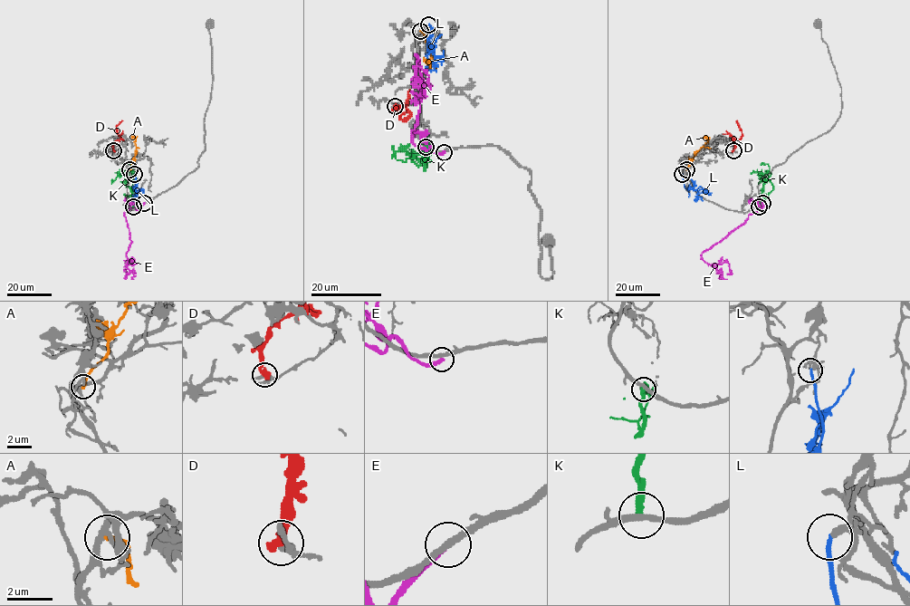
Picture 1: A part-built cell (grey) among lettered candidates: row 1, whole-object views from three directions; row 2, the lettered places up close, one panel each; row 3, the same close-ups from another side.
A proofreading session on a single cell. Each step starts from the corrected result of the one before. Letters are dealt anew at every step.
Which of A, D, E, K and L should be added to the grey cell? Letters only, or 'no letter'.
no letter

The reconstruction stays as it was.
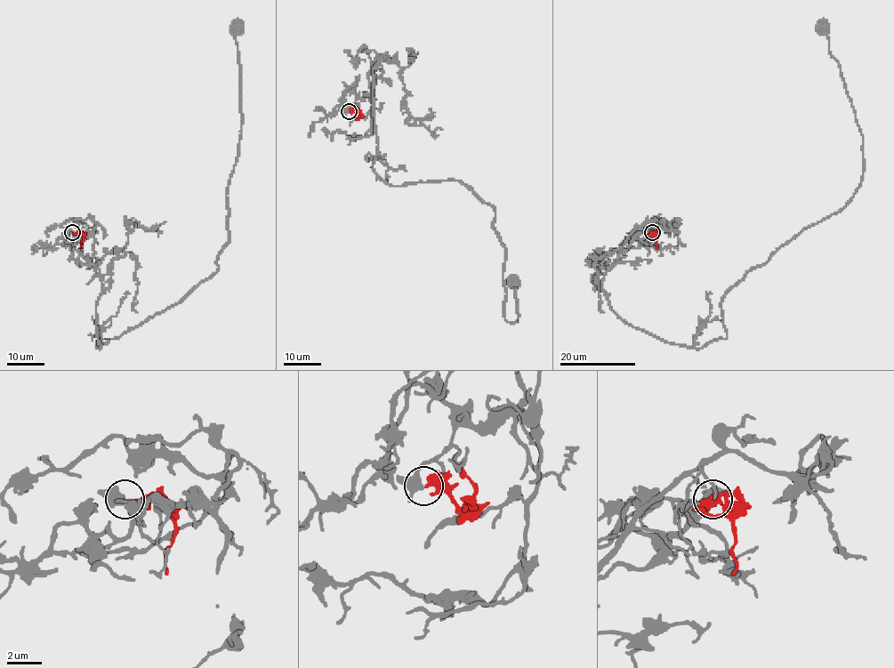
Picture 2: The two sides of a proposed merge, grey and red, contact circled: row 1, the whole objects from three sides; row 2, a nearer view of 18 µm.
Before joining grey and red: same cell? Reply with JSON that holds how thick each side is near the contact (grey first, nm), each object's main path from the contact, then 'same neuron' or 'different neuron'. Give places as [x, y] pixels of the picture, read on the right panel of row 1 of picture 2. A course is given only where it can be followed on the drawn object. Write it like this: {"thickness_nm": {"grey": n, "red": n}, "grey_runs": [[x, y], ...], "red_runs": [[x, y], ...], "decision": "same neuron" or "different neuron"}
{"thickness_nm": {"grey": 380, "red": 500}, "grey_runs": [[652, 232], [602, 292], [701, 348], [749, 270], [850, 198], [861, 132], [820, 29]], "red_runs": [[652, 232], [656, 232], [656, 248]], "decision": "different neuron"}

